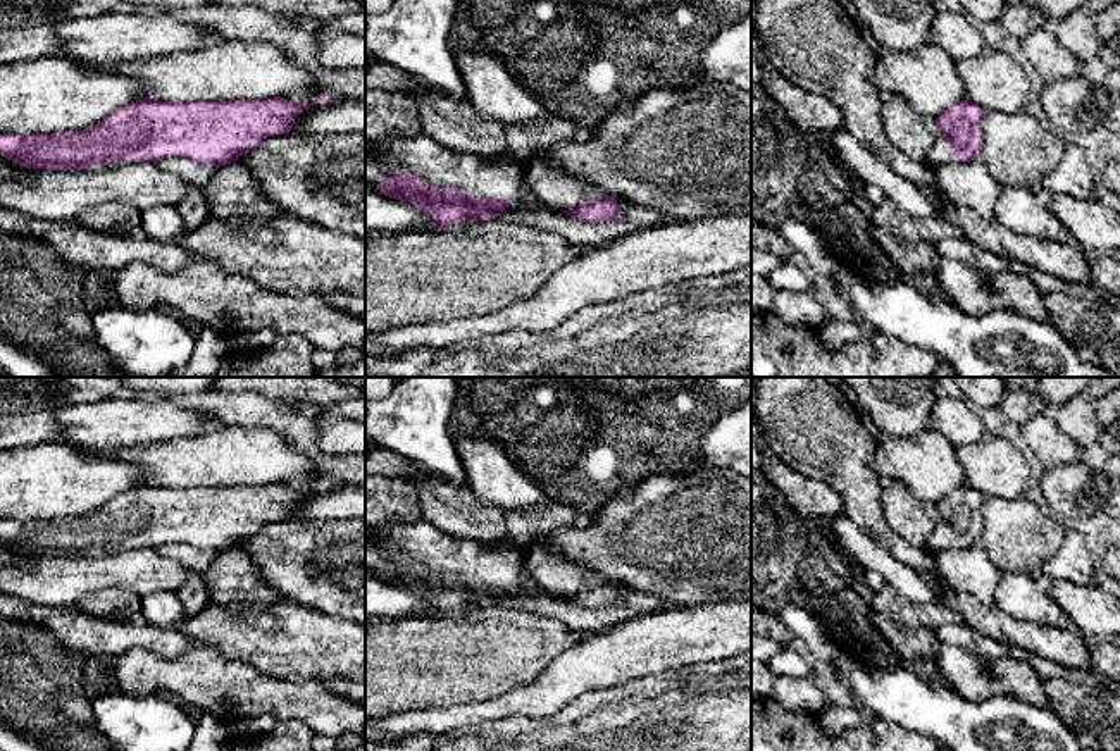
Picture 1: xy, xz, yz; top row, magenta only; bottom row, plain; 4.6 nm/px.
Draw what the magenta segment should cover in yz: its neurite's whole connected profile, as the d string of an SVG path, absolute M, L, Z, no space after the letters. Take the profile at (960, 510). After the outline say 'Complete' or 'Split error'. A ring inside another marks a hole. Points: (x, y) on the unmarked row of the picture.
M961 486L936 503L939 520L924 546L925 553L934 558L946 549L980 543L984 500L977 489Z. Split error

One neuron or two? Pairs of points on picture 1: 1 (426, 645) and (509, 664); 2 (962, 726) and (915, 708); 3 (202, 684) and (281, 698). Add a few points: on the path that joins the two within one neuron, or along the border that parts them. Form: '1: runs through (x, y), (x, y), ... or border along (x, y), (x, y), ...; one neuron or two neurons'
1: runs through (447, 658), (488, 658); one neuron
2: runs through (950, 719), (927, 708); one neuron
3: runs through (221, 686), (262, 695); one neuron

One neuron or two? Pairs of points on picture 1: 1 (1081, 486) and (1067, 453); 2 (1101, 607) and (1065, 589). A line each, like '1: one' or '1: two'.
1: two
2: one

